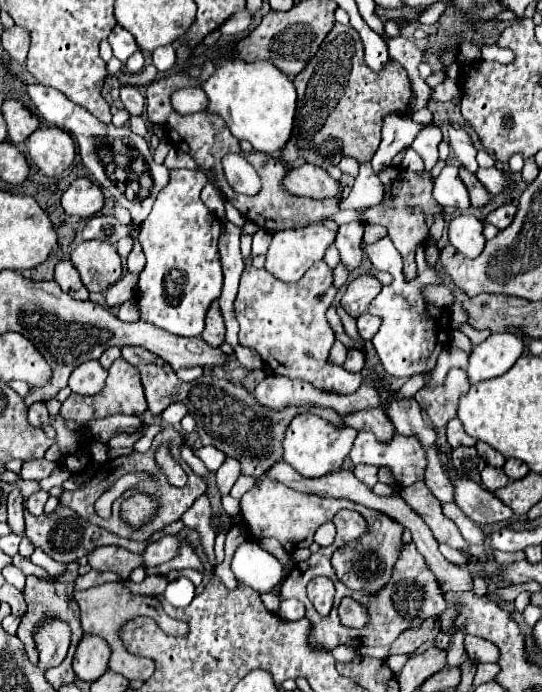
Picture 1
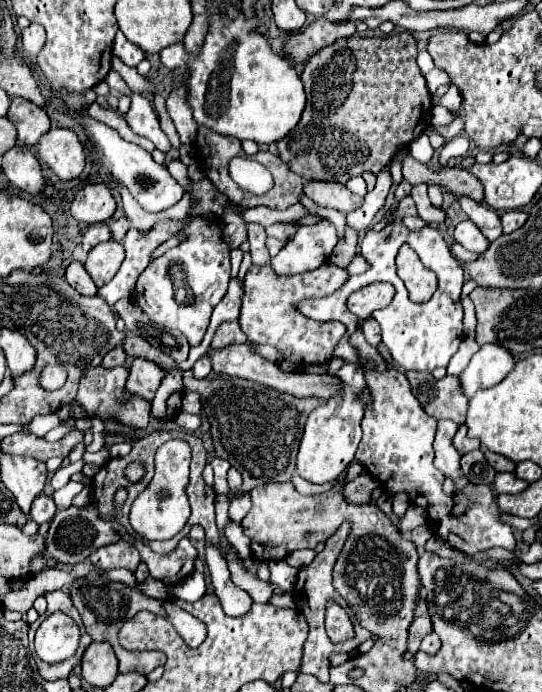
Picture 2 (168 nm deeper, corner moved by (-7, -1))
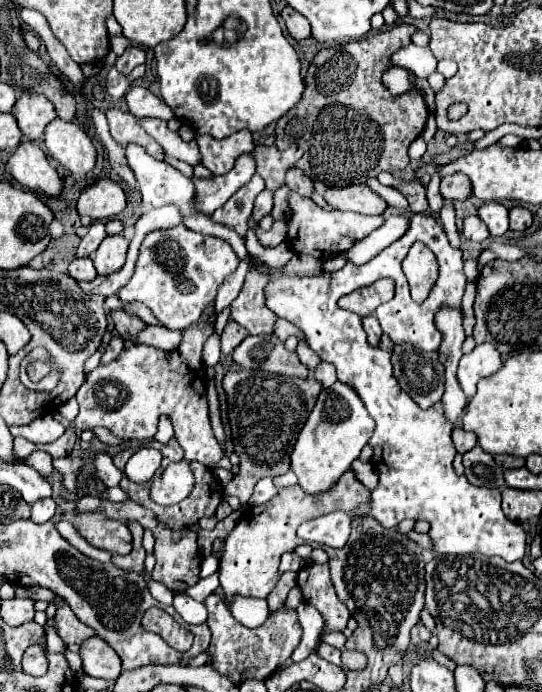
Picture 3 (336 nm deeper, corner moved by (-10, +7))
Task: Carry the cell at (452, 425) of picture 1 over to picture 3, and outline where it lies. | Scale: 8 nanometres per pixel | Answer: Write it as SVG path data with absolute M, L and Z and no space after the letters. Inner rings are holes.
M455 428L455 430L453 430L451 440L453 440L455 450L457 450L459 454L465 454L465 452L469 452L471 448L477 446L475 434L473 434L473 432L465 432L465 430L461 430L461 428Z

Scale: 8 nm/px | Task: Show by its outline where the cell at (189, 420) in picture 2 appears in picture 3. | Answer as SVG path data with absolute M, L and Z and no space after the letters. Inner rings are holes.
M213 302L203 310L201 318L185 328L183 338L173 350L159 350L155 346L129 346L105 366L97 366L77 390L79 414L75 418L77 430L89 430L95 426L109 428L123 440L149 440L157 432L161 416L167 416L175 430L175 440L181 444L189 462L197 460L211 468L223 456L219 442L215 440L209 406L207 406L207 376L201 360L203 346L215 330L211 316L215 314Z

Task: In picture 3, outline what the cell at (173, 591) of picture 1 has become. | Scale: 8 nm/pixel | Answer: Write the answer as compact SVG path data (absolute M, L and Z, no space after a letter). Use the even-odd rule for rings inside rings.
M207 556L205 560L203 560L203 564L201 564L201 578L207 578L207 576L211 576L211 574L215 574L219 570L219 558L217 556Z

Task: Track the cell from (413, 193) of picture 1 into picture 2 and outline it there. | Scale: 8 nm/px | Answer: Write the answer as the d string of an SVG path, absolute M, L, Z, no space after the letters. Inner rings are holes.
M404 244L396 256L398 276L408 288L410 300L414 302L426 302L434 290L436 290L436 274L432 274L418 258L418 254Z

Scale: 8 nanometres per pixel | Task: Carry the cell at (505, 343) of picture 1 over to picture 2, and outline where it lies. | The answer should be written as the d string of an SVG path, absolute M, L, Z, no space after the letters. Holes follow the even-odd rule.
M484 344L460 374L464 394L472 398L478 390L496 386L516 366L516 356L498 344Z

